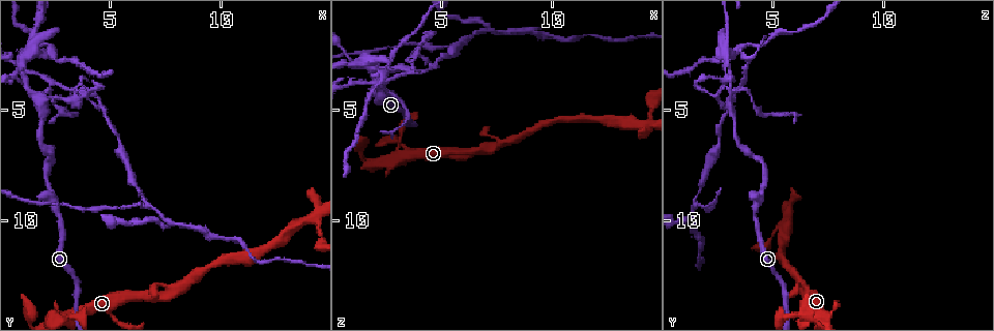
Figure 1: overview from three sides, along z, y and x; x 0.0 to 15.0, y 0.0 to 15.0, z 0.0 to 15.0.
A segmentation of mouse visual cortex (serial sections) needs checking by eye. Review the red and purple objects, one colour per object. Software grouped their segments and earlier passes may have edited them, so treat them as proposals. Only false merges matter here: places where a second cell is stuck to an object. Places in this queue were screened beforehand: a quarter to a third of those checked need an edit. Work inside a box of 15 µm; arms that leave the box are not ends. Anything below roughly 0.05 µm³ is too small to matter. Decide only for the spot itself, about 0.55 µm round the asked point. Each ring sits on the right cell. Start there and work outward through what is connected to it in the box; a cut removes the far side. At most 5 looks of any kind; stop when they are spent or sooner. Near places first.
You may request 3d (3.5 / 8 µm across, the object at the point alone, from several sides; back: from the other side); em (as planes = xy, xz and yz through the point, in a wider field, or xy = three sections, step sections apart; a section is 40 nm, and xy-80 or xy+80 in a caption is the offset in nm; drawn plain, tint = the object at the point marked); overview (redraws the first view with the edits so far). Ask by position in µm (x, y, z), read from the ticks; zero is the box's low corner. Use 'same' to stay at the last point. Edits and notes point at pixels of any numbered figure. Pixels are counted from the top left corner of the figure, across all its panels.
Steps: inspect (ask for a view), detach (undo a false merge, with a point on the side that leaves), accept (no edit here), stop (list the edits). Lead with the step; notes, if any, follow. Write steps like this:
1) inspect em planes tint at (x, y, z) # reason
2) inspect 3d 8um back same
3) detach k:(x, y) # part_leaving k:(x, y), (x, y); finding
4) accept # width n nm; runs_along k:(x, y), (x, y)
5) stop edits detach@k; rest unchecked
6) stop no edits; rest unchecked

inspect 3d 8um at (2.3, 9.0, 4.3) # a fork

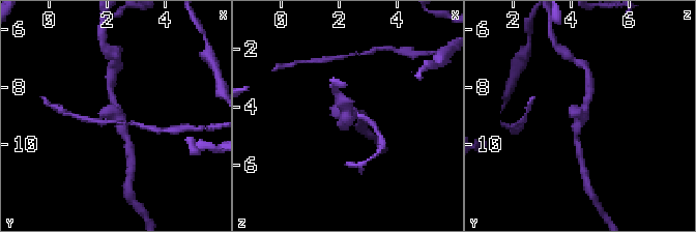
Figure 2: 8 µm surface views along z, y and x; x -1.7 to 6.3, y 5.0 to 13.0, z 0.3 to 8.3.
inspect 3d 3.5um at (2.4, 9.0, 4.3)

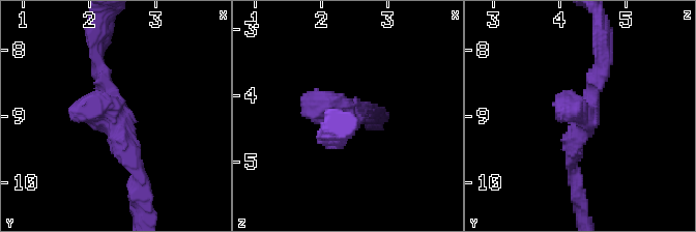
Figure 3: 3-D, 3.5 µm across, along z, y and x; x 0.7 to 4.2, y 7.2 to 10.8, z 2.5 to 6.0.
inspect em xy step 2 tint at (2.30, 8.95, 4.35) # need the tissue

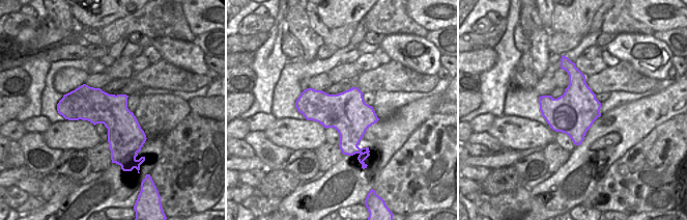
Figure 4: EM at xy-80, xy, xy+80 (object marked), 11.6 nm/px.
accept # runs_along 3:(140, 170), (114, 132), (95, 49); continuous, no second cell

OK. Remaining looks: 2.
inspect 3d 3.5um at (1.9, 4.6, 3.1) # looks like a crossing

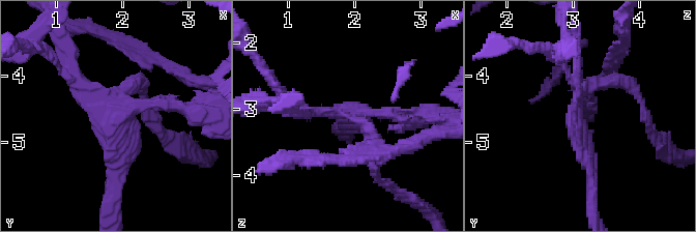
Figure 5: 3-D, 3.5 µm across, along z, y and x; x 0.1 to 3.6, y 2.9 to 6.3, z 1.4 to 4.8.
inspect em xy step 2 tint at (1.90, 4.65, 3.00)

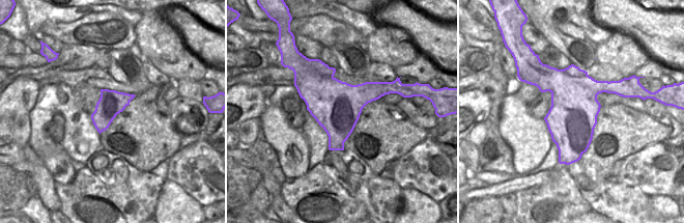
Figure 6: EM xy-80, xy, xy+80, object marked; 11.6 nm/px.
detach 5:(401, 112) # arm_widths 150, 150, 200, 200 nm; part_leaving 5:(360, 110), (445, 118); a second cell is stuck on

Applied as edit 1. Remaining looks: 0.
stop edits detach@5; rest unchecked

